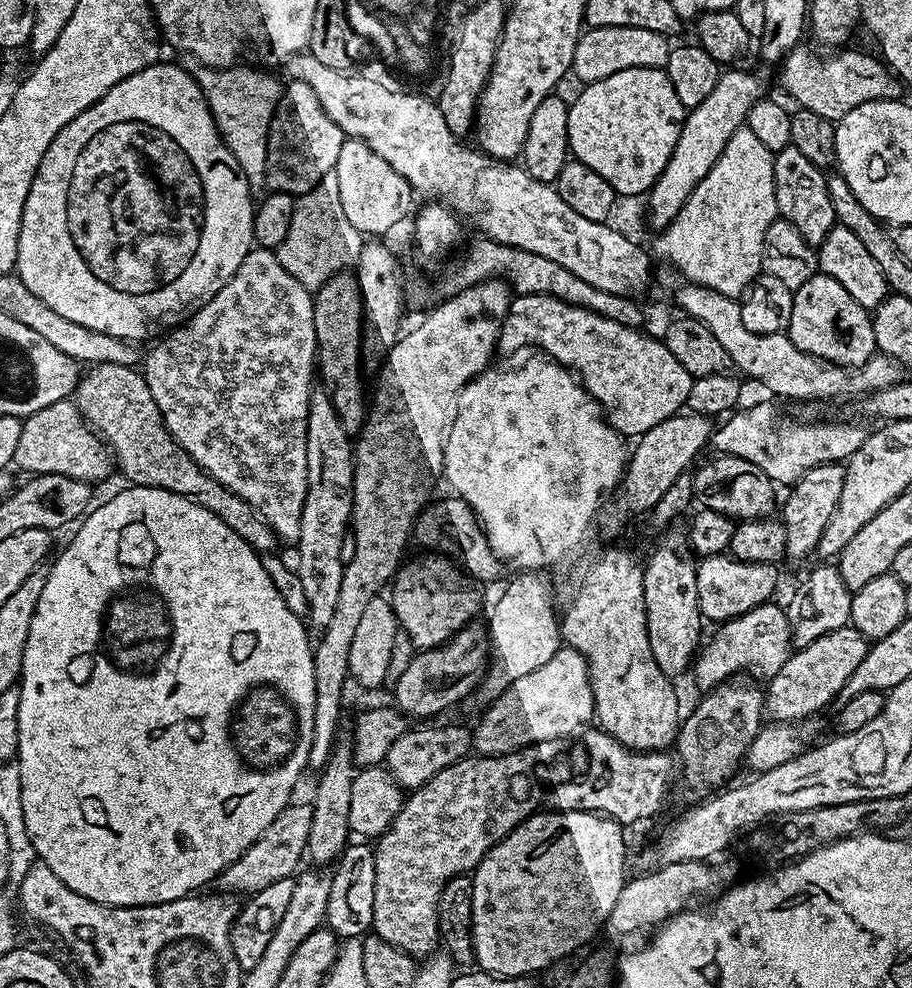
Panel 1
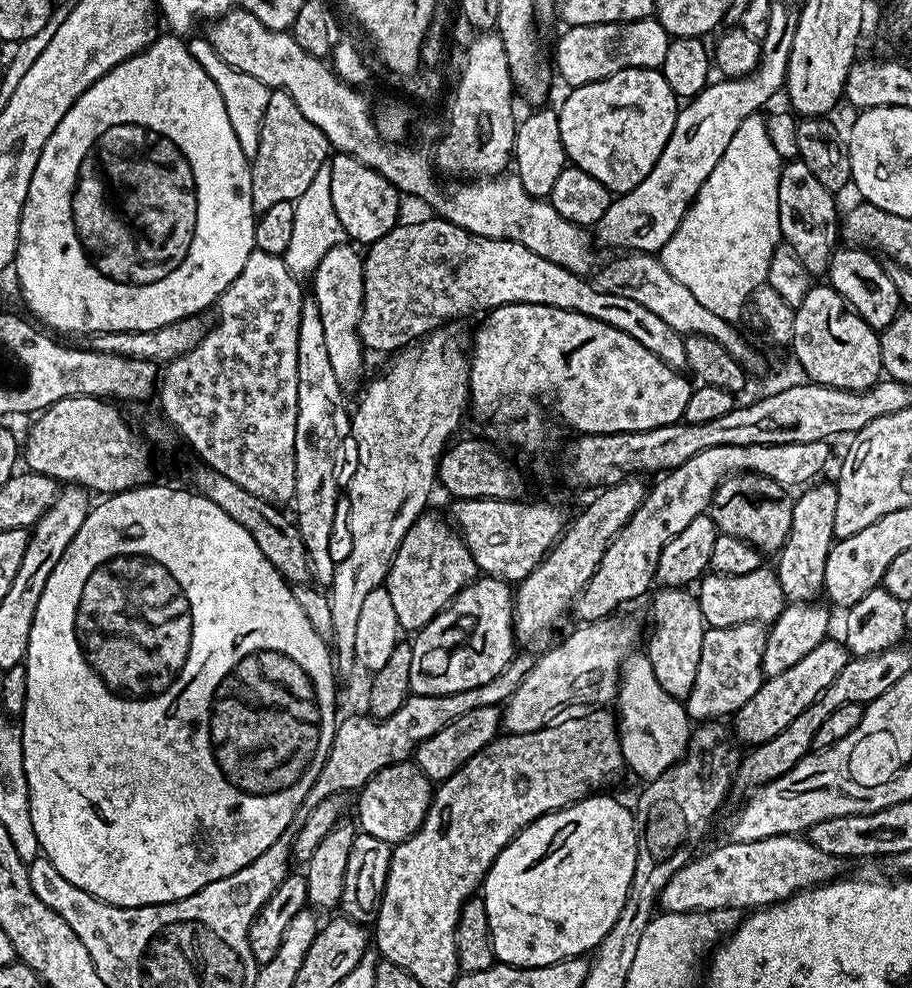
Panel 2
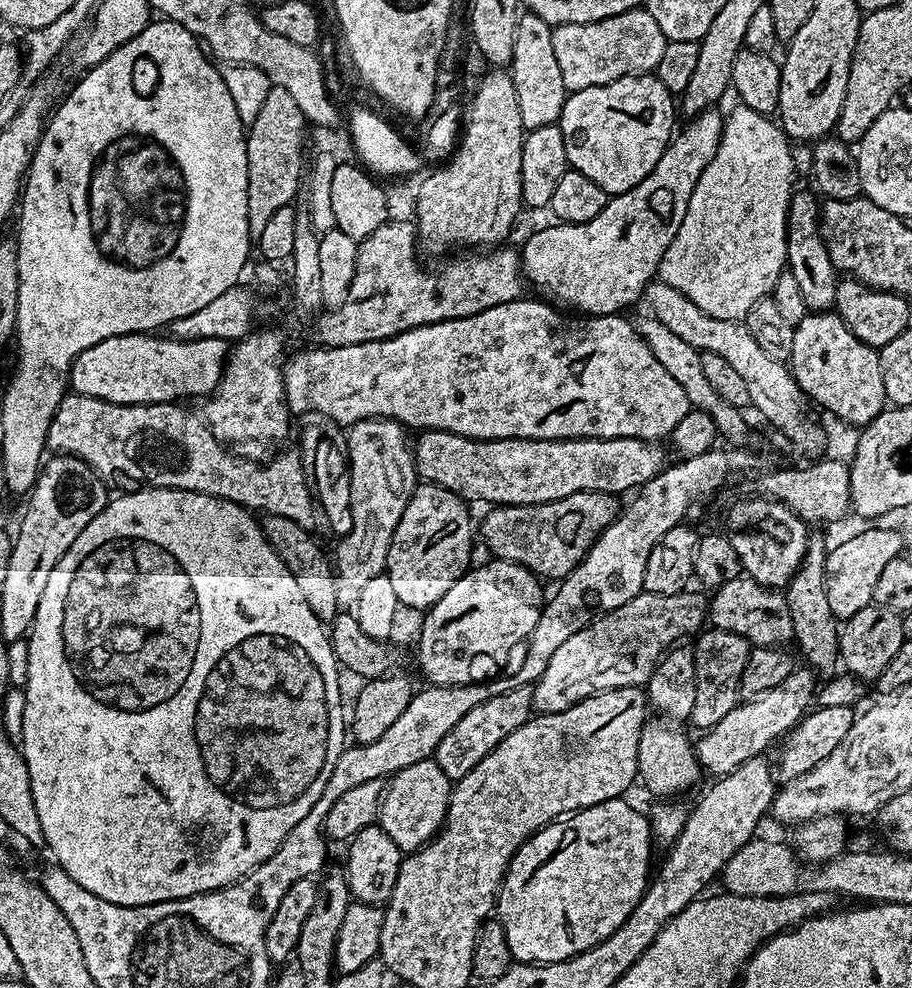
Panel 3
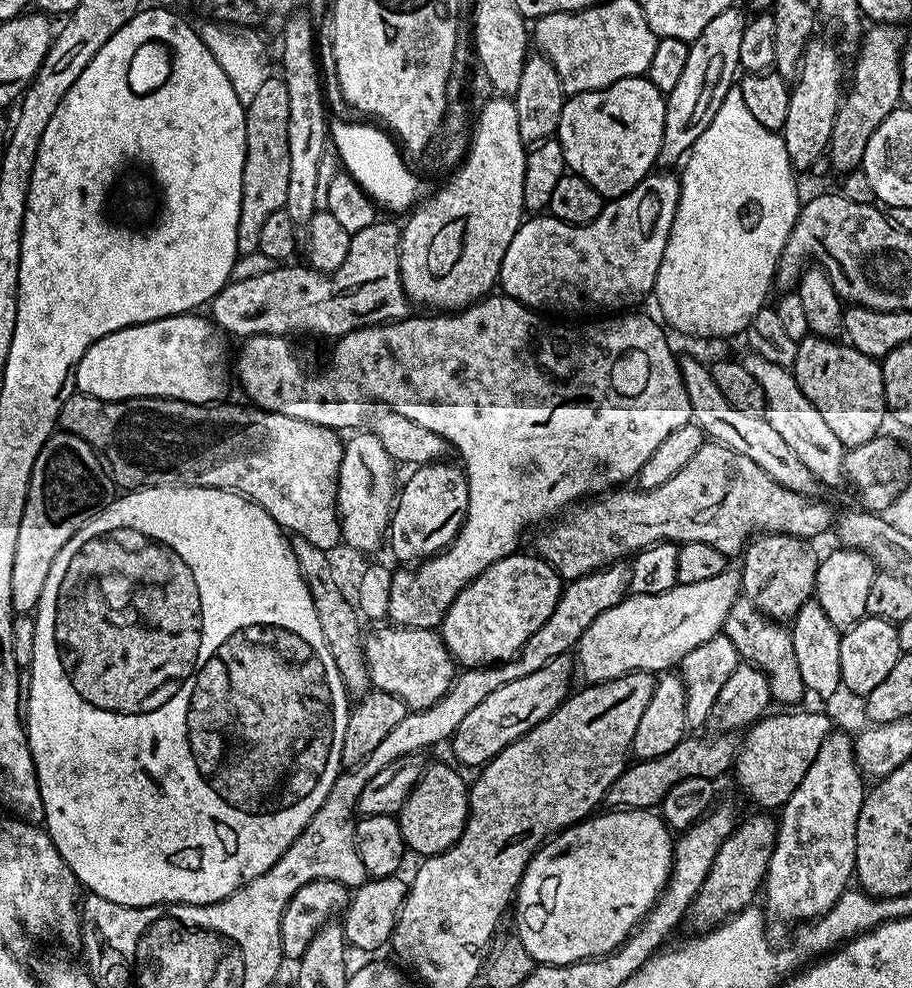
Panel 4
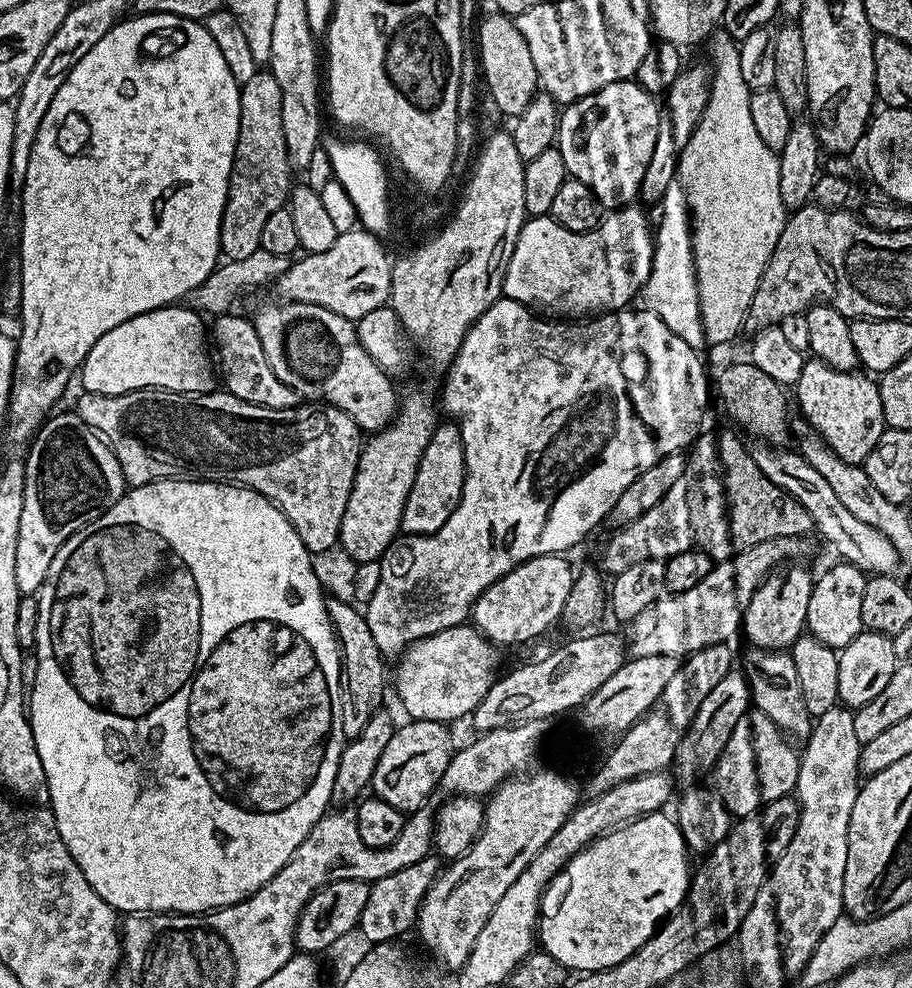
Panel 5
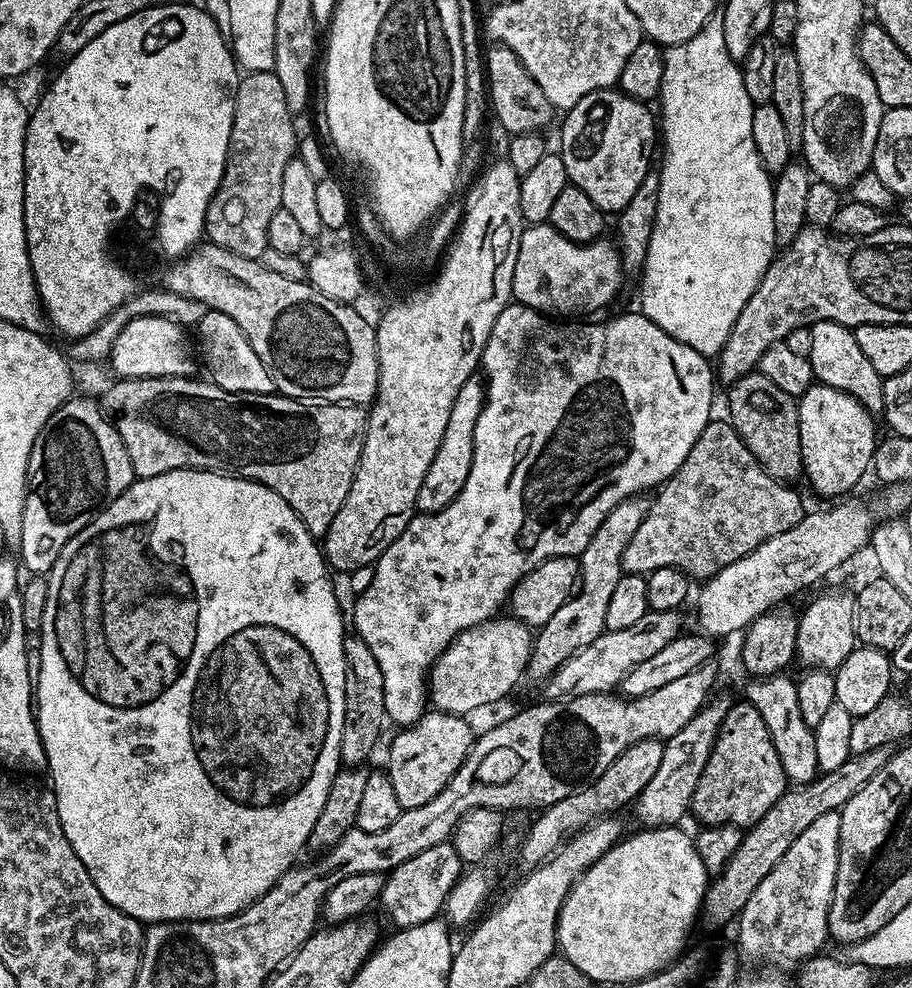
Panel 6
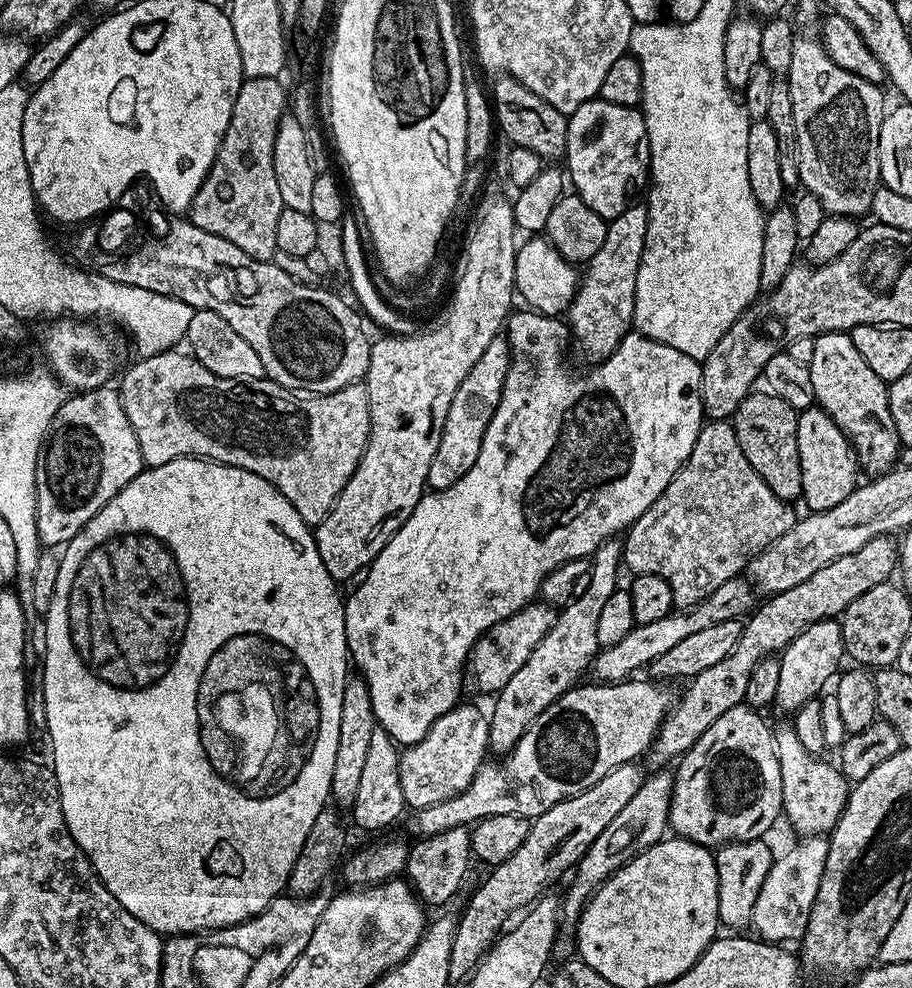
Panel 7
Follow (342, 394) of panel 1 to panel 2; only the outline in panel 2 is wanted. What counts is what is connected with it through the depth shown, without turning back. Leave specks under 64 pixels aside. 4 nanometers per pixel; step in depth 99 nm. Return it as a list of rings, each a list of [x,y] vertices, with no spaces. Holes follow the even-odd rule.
[[[348,242],[334,246],[334,250],[330,250],[322,262],[318,262],[316,271],[310,276],[310,296],[318,302],[318,314],[322,314],[322,331],[326,337],[326,351],[330,354],[330,367],[346,390],[352,390],[359,384],[366,357],[366,349],[360,342],[360,319],[364,305],[364,257],[355,250]]]

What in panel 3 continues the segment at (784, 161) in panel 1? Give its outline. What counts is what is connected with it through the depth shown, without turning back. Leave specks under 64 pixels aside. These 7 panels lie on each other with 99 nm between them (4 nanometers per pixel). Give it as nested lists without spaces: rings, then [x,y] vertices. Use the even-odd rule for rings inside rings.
[[[796,190],[793,191],[790,198],[790,206],[788,207],[788,262],[786,271],[794,274],[794,279],[798,282],[802,299],[806,301],[808,311],[826,312],[836,307],[836,295],[838,294],[841,277],[836,271],[834,262],[830,262],[830,250],[826,250],[826,242],[820,229],[821,197],[815,191],[812,192],[800,192],[800,190]]]

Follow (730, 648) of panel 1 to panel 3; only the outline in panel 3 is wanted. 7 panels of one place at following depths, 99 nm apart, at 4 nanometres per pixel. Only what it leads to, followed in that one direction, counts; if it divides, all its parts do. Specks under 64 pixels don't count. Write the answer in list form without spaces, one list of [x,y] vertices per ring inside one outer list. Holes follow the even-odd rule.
[[[714,627],[701,631],[695,640],[698,695],[694,698],[694,710],[690,720],[691,723],[696,723],[700,730],[707,730],[725,714],[730,714],[730,710],[734,710],[740,700],[740,683],[742,672],[746,670],[750,645],[746,638]]]

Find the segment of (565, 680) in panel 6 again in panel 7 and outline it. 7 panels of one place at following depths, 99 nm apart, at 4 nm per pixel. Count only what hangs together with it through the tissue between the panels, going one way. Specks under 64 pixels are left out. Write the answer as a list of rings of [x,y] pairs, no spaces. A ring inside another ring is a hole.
[[[743,575],[735,576],[730,578],[730,582],[722,582],[714,594],[692,608],[673,610],[659,622],[637,624],[630,630],[630,634],[626,634],[626,638],[622,638],[622,642],[614,642],[614,646],[601,648],[596,653],[590,669],[591,675],[596,675],[593,677],[605,684],[618,684],[629,679],[633,674],[639,673],[636,672],[639,668],[647,669],[652,661],[666,654],[666,650],[670,650],[677,642],[682,642],[682,638],[687,638],[689,634],[706,630],[706,626],[711,624],[747,617],[754,608],[752,592],[754,593],[753,585]]]

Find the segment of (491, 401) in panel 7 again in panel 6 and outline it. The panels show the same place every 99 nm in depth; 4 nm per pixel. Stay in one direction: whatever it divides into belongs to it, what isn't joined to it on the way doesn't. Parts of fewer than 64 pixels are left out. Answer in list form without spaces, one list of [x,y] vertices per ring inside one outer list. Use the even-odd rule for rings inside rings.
[[[473,378],[466,381],[462,390],[458,390],[458,398],[454,398],[454,406],[450,406],[450,418],[446,422],[446,430],[442,434],[442,442],[438,442],[438,454],[434,454],[434,462],[430,462],[430,470],[426,470],[426,478],[422,478],[422,487],[418,490],[416,512],[427,514],[441,512],[466,486],[466,474],[470,474],[470,462],[474,458],[474,426],[478,422],[478,414],[484,409],[485,385]]]

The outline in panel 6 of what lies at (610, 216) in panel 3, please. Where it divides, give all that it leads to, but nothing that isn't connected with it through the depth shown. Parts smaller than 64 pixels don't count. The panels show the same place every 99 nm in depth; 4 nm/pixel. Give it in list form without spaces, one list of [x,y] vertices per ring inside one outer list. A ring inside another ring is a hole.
[[[545,222],[525,227],[520,234],[518,258],[514,262],[512,300],[524,304],[549,318],[584,318],[587,312],[604,308],[620,292],[620,283],[626,279],[624,263],[620,261],[620,249],[608,238],[592,240],[588,244],[576,244],[570,238]]]

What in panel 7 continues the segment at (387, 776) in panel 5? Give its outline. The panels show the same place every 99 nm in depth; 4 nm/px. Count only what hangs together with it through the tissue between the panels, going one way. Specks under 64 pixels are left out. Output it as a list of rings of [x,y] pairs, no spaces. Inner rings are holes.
[[[467,702],[458,704],[438,718],[422,742],[409,744],[400,753],[398,778],[402,778],[405,805],[409,809],[419,810],[462,794],[466,786],[474,782],[474,774],[478,774],[478,770],[486,763],[487,756],[484,755],[490,752],[489,738],[488,716]]]

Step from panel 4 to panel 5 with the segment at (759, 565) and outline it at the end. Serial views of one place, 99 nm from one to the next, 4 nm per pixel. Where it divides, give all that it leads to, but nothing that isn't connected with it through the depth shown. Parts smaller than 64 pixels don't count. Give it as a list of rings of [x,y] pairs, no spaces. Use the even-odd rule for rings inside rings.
[[[800,562],[773,568],[754,590],[742,621],[742,636],[748,639],[747,643],[751,647],[788,650],[799,636],[805,635],[806,610],[810,610],[814,576],[796,563]]]

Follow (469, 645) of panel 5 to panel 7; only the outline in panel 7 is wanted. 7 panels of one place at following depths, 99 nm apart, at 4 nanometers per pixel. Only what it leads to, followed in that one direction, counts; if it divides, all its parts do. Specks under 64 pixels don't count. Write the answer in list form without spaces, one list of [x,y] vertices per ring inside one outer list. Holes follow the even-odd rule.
[[[536,600],[510,618],[495,624],[492,629],[476,641],[469,653],[470,674],[474,676],[475,684],[484,692],[495,694],[502,686],[510,682],[519,667],[530,658],[534,647],[549,633],[550,627],[556,621],[558,612],[549,604]]]

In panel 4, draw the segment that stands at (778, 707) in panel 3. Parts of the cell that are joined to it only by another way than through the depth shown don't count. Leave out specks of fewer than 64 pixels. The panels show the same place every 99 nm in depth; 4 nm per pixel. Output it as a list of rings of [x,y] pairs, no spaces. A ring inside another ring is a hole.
[[[712,734],[709,740],[699,740],[699,735],[689,735],[670,754],[659,756],[653,760],[636,760],[629,763],[622,774],[610,786],[610,790],[604,796],[604,804],[609,809],[619,808],[646,808],[655,809],[664,799],[664,795],[670,791],[679,780],[686,778],[706,778],[713,782],[719,781],[719,776],[724,771],[731,769],[736,762],[738,740],[732,734]]]

